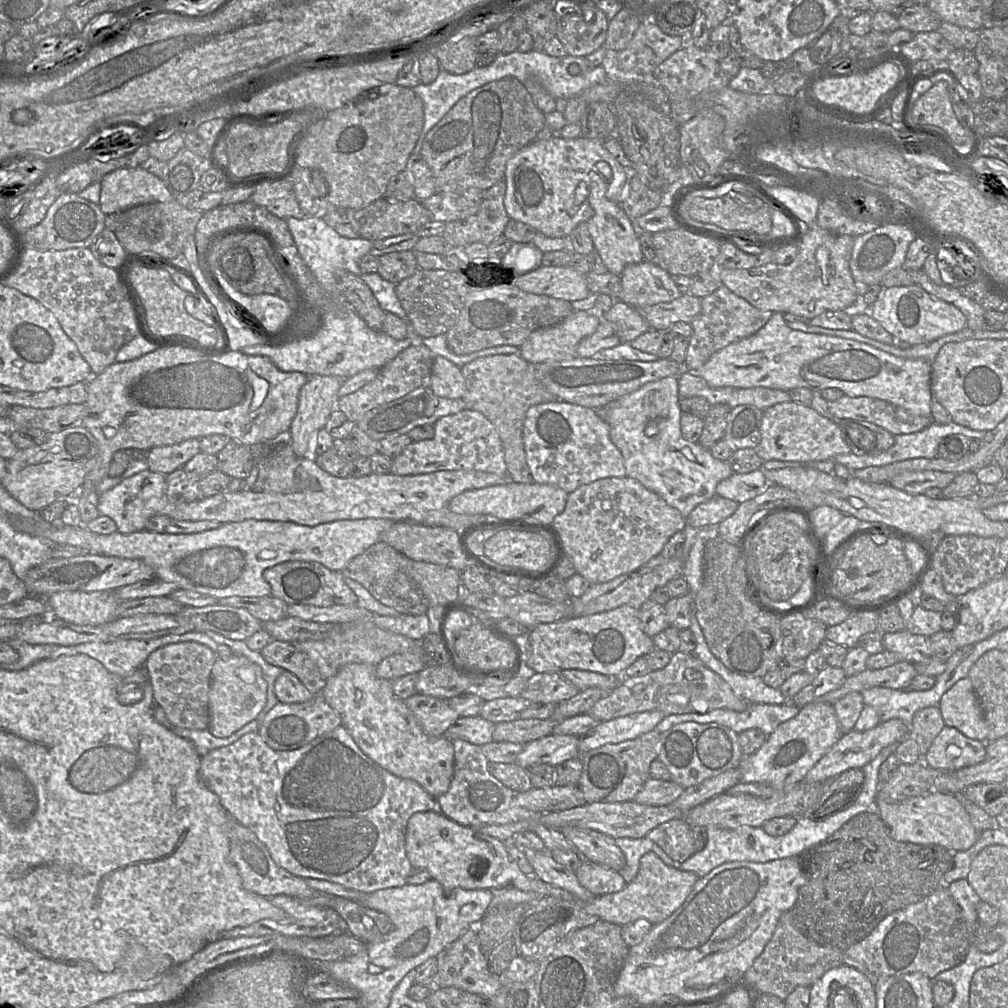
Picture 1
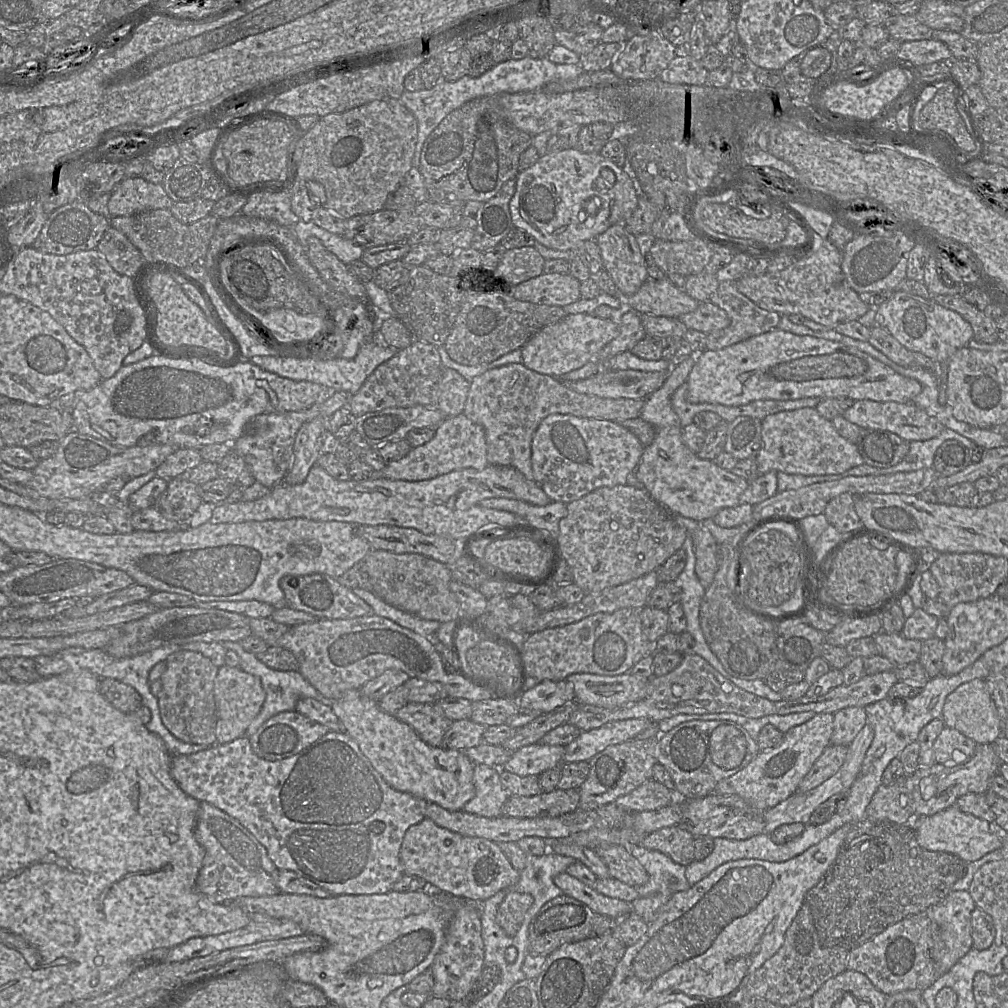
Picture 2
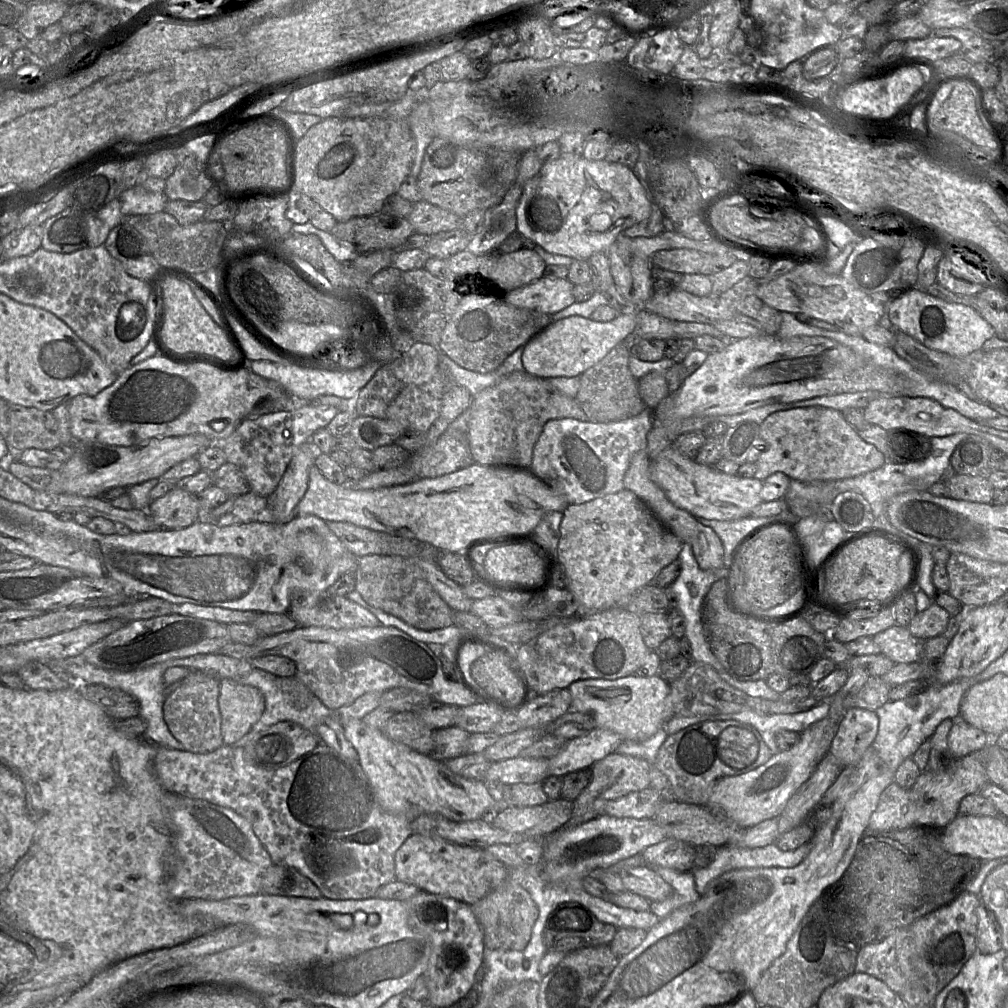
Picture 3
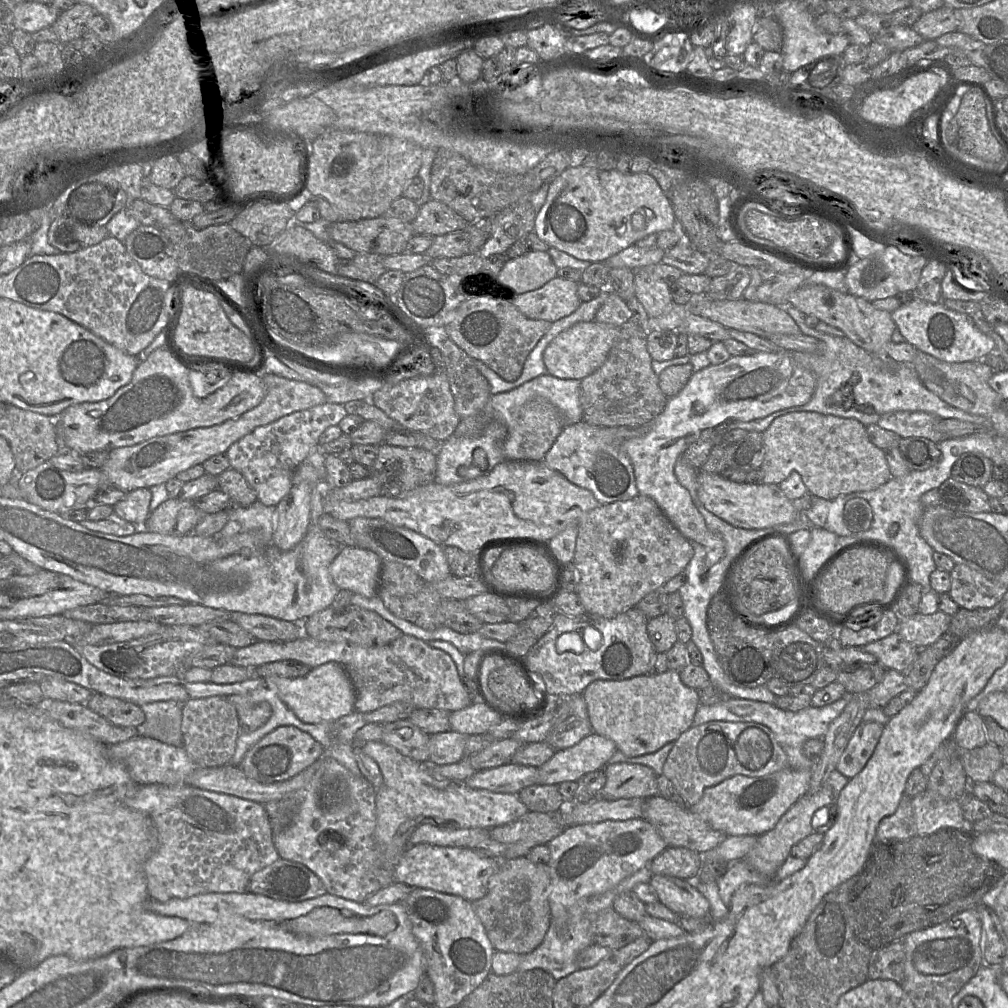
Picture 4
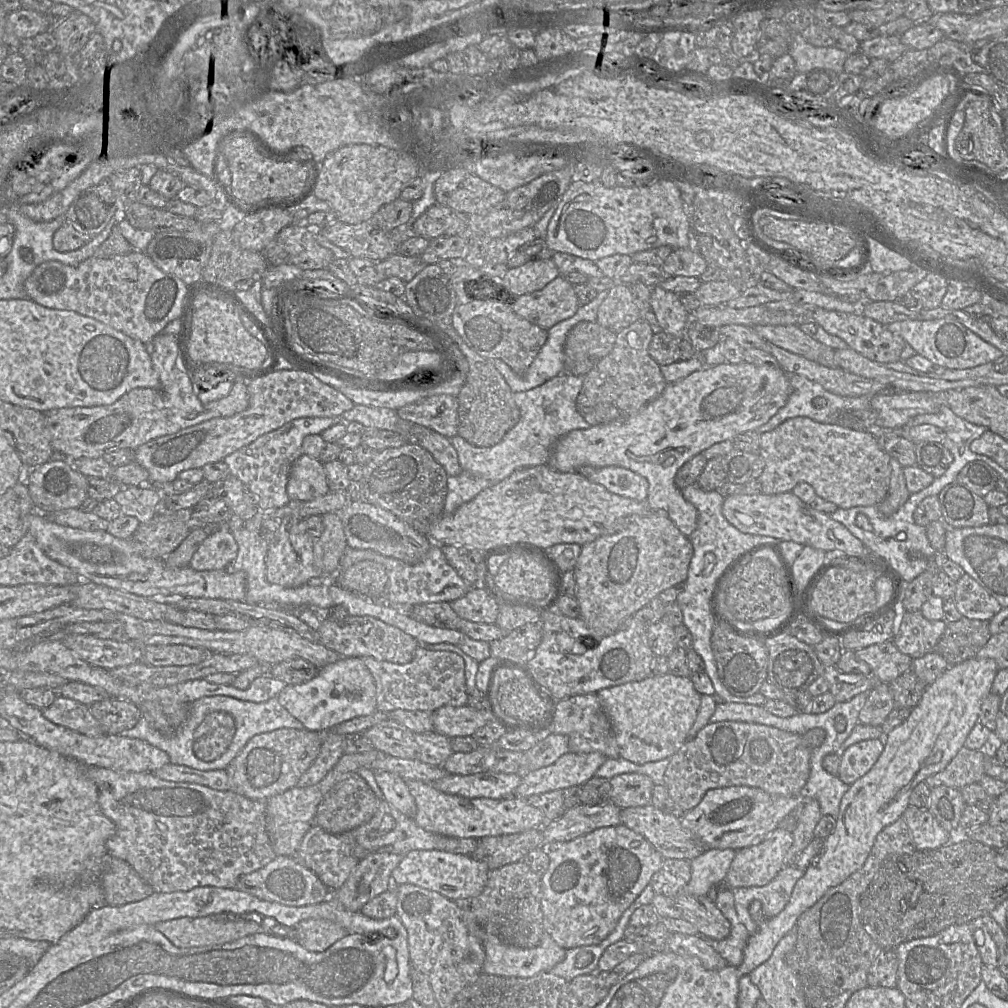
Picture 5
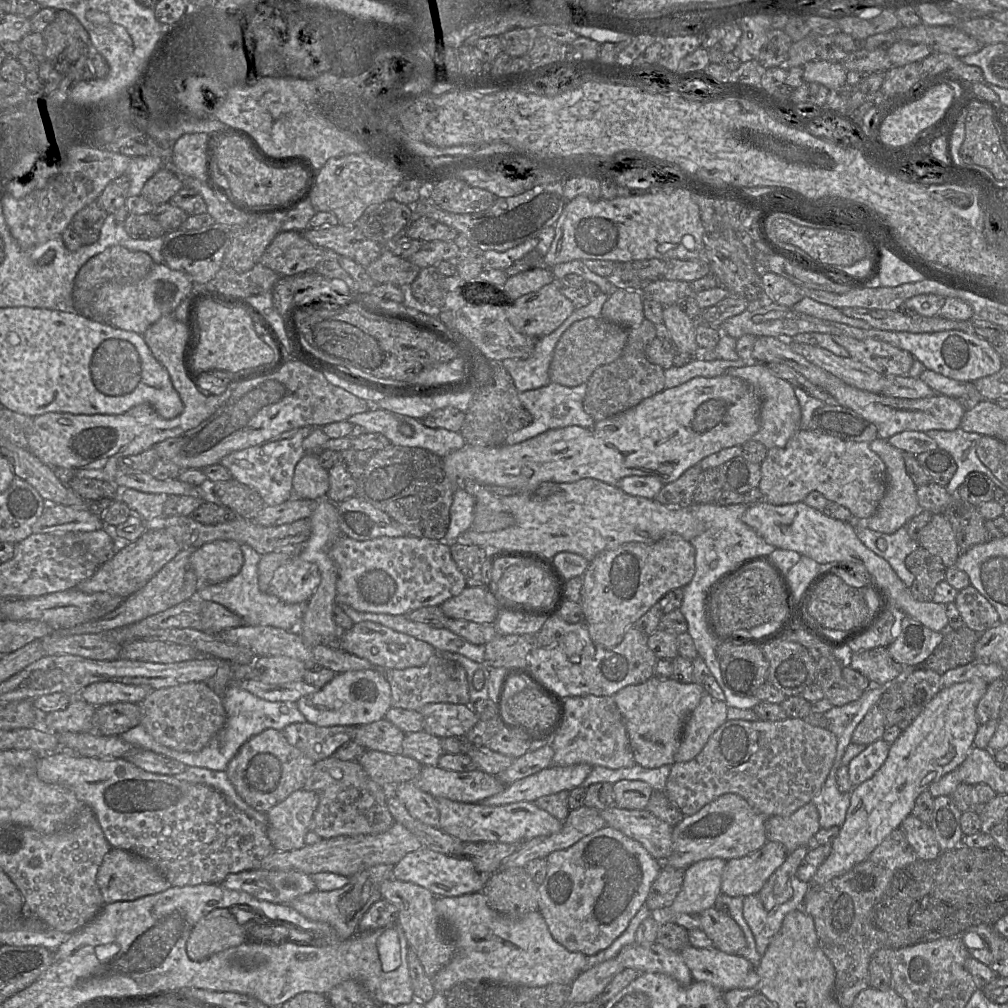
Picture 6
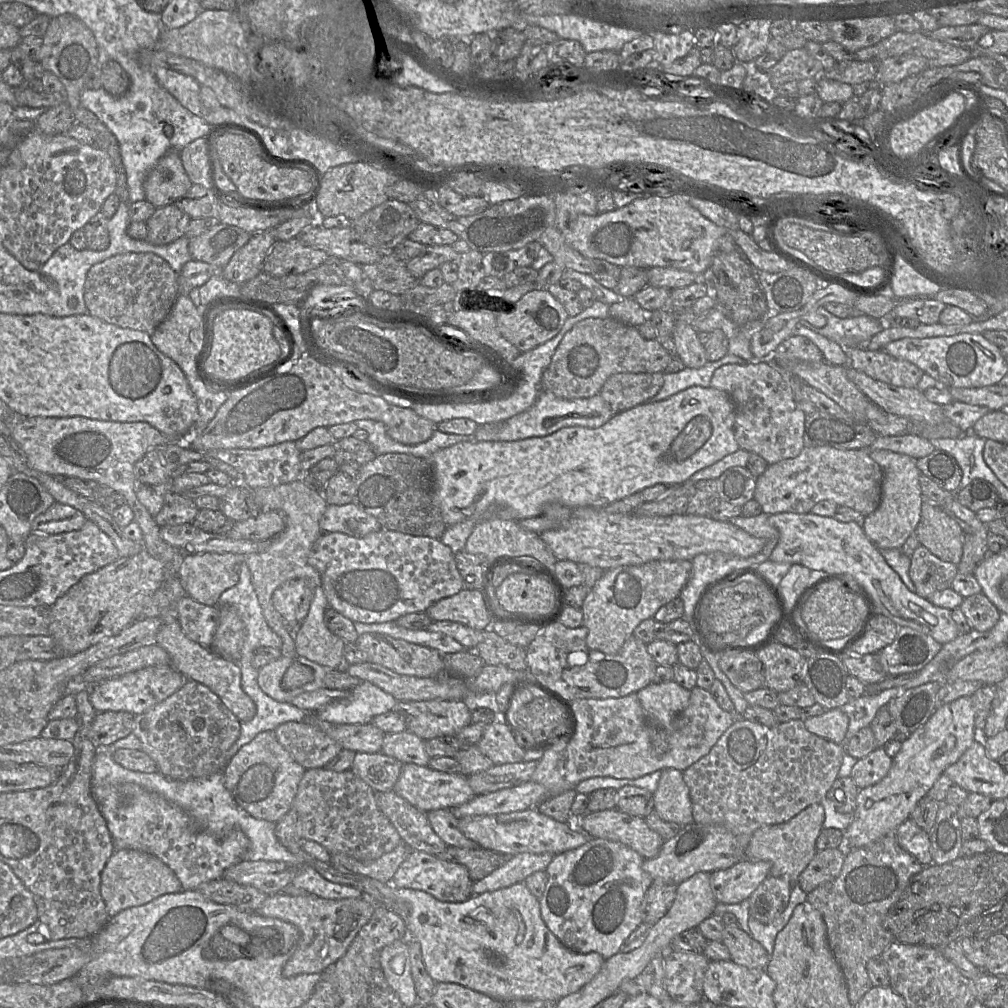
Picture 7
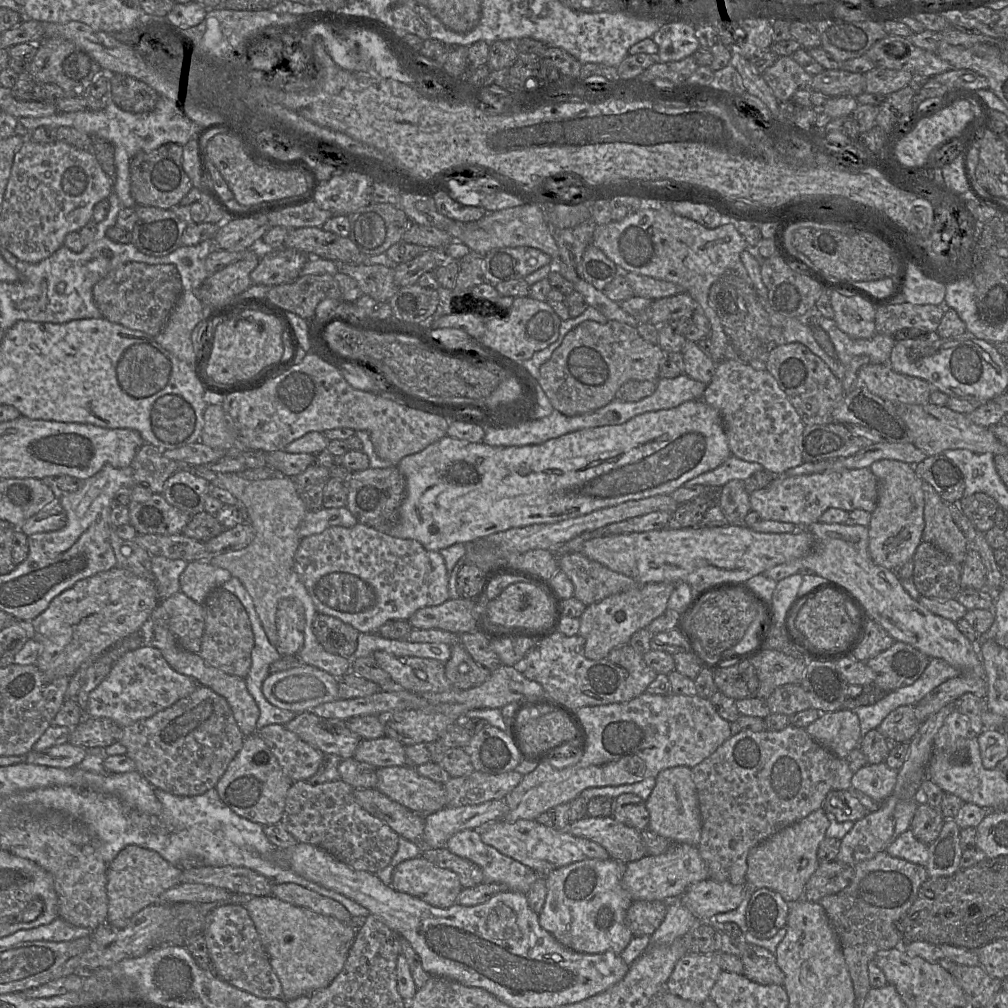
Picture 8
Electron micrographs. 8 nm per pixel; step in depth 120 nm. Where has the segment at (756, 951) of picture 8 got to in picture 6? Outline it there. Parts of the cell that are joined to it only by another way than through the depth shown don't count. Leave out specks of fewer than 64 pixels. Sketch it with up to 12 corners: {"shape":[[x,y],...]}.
{"shape":[[715,907],[699,914],[714,947],[741,955],[745,935],[730,915]]}

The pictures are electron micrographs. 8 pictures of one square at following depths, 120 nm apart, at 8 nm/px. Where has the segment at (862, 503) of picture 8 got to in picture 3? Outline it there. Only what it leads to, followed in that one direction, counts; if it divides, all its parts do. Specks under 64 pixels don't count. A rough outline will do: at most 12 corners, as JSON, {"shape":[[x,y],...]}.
{"shape":[[796,408],[760,425],[754,478],[804,483],[882,467],[842,412]]}

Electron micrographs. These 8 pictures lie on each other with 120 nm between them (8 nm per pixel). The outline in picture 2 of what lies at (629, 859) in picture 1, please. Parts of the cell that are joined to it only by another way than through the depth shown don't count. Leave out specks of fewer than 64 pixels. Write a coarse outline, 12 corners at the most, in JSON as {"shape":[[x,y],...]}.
{"shape":[[641,844],[629,851],[649,876],[634,887],[639,898],[662,882],[673,895],[690,888],[686,867]]}

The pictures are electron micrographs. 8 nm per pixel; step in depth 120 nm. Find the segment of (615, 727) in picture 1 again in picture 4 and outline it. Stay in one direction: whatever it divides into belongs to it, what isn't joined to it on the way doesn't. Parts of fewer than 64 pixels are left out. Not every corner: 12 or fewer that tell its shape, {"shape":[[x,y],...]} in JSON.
{"shape":[[592,732],[539,766],[536,784],[578,782],[604,768],[613,741]]}

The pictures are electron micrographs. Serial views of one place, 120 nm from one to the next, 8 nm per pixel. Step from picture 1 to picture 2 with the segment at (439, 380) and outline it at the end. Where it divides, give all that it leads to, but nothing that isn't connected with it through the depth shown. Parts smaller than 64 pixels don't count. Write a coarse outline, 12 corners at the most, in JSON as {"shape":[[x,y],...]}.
{"shape":[[444,368],[437,407],[445,418],[464,412],[470,382]]}

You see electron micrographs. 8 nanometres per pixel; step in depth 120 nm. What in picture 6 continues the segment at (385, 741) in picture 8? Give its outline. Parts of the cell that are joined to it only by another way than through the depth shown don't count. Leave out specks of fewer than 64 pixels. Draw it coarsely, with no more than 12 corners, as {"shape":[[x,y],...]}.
{"shape":[[420,731],[405,734],[402,754],[423,766],[437,766],[440,738]]}

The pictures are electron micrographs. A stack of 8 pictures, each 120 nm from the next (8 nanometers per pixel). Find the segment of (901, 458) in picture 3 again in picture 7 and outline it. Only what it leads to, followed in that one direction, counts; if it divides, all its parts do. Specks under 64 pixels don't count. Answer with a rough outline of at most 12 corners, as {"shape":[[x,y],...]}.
{"shape":[[935,449],[915,460],[942,489],[958,489],[962,471],[951,454]]}

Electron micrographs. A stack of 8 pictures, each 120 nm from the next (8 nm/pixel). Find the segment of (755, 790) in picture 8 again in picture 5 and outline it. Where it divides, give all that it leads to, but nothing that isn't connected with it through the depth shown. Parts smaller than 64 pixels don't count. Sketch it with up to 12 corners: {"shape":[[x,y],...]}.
{"shape":[[709,723],[663,782],[685,812],[708,790],[796,796],[821,728]]}

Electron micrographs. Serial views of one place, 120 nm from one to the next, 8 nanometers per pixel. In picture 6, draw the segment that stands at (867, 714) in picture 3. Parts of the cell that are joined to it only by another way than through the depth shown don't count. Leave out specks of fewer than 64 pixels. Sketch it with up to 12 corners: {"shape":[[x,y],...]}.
{"shape":[[879,739],[848,764],[853,787],[885,762],[890,745]]}

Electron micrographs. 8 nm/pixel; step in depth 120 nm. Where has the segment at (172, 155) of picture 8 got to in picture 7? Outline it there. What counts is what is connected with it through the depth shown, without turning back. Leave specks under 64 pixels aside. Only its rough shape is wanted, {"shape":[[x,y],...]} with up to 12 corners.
{"shape":[[167,151],[145,178],[145,200],[174,203],[192,186],[179,153]]}

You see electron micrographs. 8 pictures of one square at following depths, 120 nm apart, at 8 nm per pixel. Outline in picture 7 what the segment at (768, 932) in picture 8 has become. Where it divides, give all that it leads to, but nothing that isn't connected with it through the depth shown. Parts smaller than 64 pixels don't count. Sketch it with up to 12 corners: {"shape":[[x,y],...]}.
{"shape":[[769,875],[748,898],[749,917],[765,925],[787,907],[788,879]]}

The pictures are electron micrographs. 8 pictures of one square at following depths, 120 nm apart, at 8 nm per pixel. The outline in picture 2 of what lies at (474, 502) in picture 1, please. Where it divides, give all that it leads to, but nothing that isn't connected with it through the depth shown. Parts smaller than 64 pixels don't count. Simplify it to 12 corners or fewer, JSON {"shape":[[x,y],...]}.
{"shape":[[488,498],[485,508],[504,510],[528,522],[538,539],[557,545],[567,505],[535,506]]}

